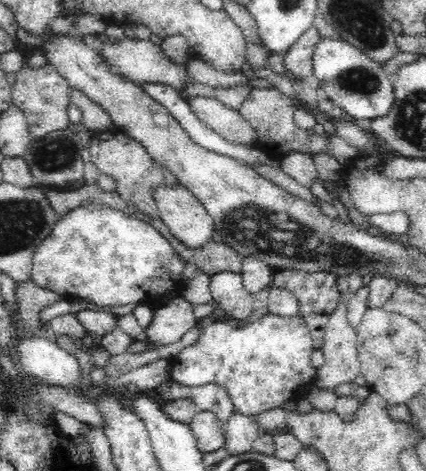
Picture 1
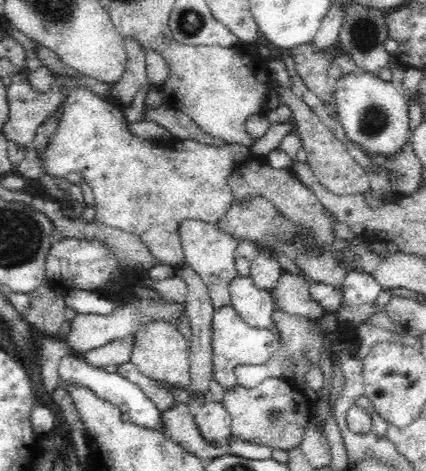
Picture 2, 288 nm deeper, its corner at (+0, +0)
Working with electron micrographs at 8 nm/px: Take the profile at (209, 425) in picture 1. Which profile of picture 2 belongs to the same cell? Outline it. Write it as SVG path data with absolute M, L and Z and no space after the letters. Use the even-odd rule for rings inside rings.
M210 400L204 406L190 404L190 412L194 412L196 424L208 442L222 446L224 442L232 438L232 418L226 412L224 404L214 402L214 400Z

